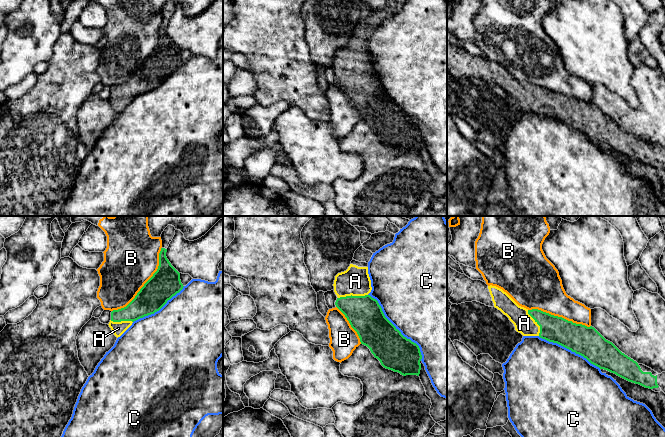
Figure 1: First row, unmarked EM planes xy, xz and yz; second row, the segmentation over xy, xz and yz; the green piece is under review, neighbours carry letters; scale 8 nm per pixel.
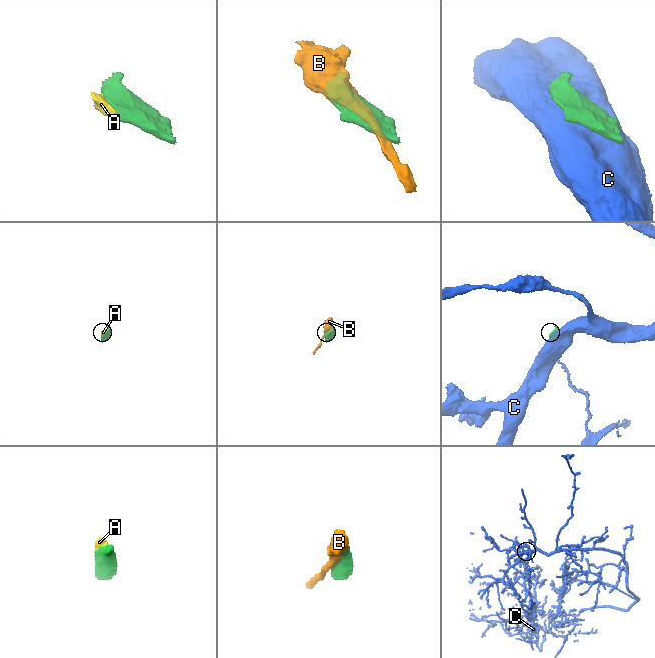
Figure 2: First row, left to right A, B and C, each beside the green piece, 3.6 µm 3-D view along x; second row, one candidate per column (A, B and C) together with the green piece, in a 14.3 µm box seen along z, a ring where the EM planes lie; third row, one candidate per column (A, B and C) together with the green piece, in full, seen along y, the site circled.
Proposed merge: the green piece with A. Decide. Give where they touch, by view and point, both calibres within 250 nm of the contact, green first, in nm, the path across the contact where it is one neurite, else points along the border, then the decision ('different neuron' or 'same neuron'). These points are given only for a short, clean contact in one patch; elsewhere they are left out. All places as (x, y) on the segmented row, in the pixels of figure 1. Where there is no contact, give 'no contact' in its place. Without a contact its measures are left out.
xz (351, 295) | 280/240 nm | same neuron

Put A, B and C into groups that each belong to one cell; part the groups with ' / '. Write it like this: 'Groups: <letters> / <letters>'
Groups: A / B / C

